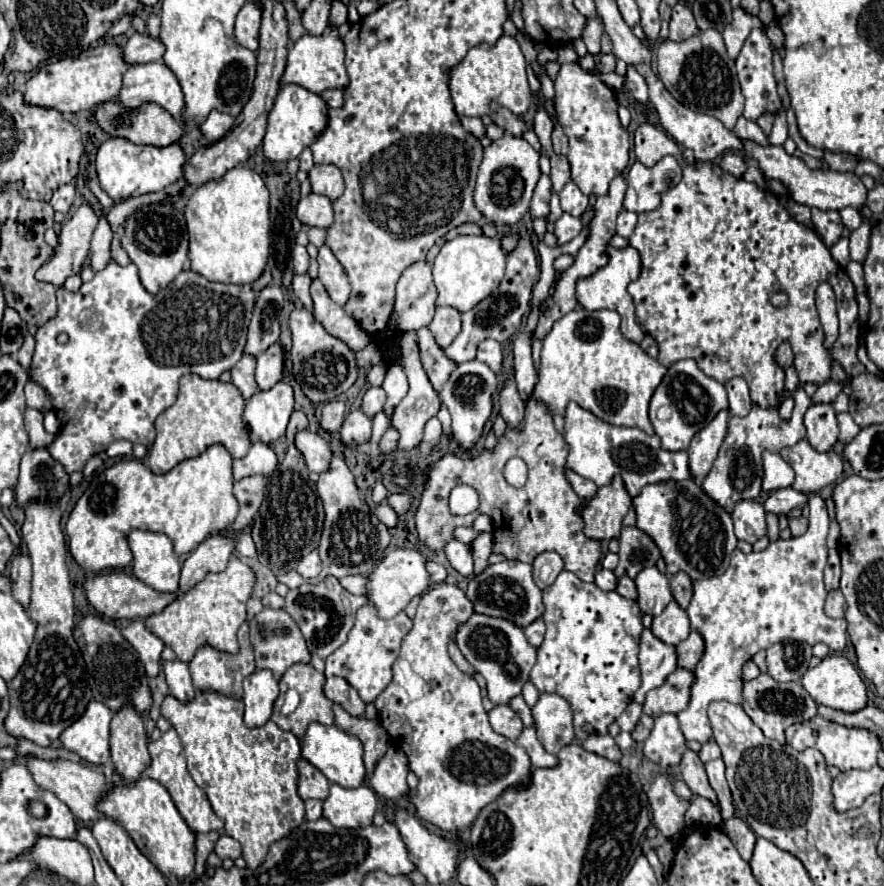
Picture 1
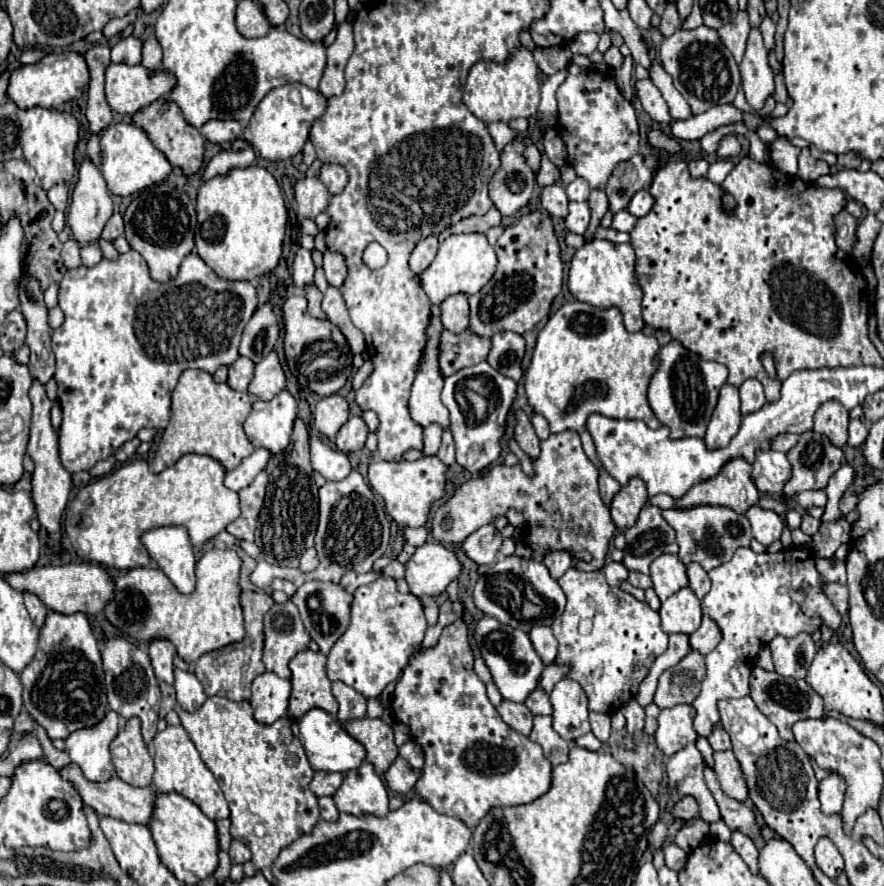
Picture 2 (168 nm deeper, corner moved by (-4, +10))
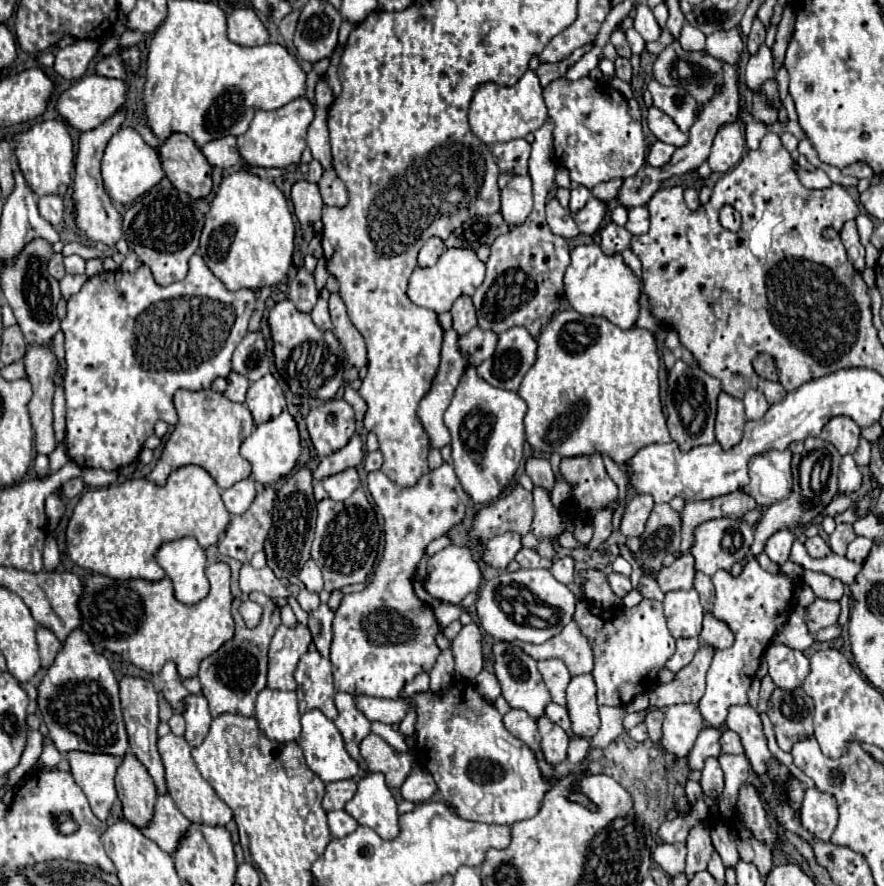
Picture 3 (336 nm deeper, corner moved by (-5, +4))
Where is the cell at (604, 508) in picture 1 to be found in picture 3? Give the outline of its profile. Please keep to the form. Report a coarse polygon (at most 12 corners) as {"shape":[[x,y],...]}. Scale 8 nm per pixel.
{"shape":[[651,495],[629,501],[621,525],[625,537],[641,535],[651,509]]}

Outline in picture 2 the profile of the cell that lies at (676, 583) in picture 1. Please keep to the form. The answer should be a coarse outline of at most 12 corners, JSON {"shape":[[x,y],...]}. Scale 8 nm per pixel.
{"shape":[[698,563],[688,565],[688,585],[702,599],[710,577]]}

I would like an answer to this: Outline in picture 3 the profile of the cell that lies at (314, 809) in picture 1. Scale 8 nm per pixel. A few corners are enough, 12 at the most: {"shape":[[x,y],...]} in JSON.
{"shape":[[329,811],[333,837],[343,837],[359,825],[349,813]]}

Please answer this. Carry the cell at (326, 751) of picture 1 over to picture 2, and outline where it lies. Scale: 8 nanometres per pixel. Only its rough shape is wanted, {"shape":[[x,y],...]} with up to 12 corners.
{"shape":[[324,709],[298,721],[314,771],[346,773],[364,747]]}

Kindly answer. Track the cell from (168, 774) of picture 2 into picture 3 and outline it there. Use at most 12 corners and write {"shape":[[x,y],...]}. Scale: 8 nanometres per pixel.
{"shape":[[185,737],[157,743],[167,793],[189,819],[227,825],[231,809],[201,777]]}

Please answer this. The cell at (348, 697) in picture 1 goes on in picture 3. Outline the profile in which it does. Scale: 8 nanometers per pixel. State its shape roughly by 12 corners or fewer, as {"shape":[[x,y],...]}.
{"shape":[[337,693],[335,725],[345,749],[361,769],[359,743],[371,721],[357,709],[355,697]]}

